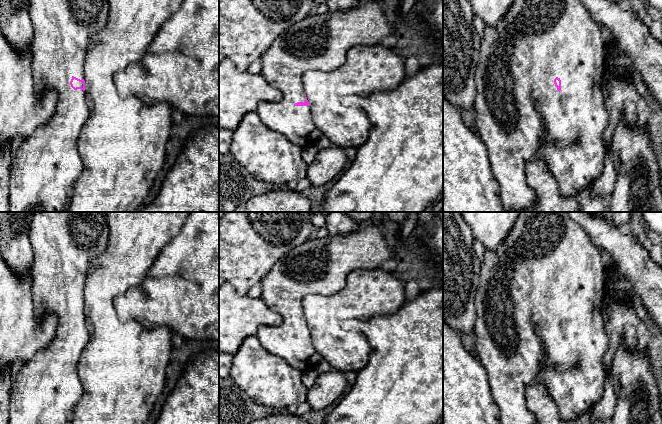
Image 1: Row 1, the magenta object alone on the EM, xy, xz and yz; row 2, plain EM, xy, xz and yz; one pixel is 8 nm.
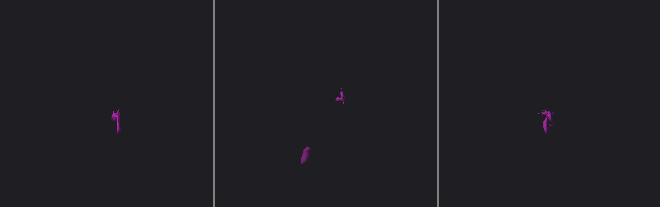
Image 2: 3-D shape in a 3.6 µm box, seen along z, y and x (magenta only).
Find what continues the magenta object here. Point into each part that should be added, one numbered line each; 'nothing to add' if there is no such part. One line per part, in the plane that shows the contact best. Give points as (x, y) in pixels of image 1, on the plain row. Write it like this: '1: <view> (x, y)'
1: xy (46, 390)

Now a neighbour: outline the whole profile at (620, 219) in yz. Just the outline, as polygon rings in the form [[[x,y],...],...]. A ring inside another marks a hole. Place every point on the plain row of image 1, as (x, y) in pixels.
[[[591,212],[591,213],[604,218],[611,224],[621,228],[625,228],[631,217],[631,212]]]

